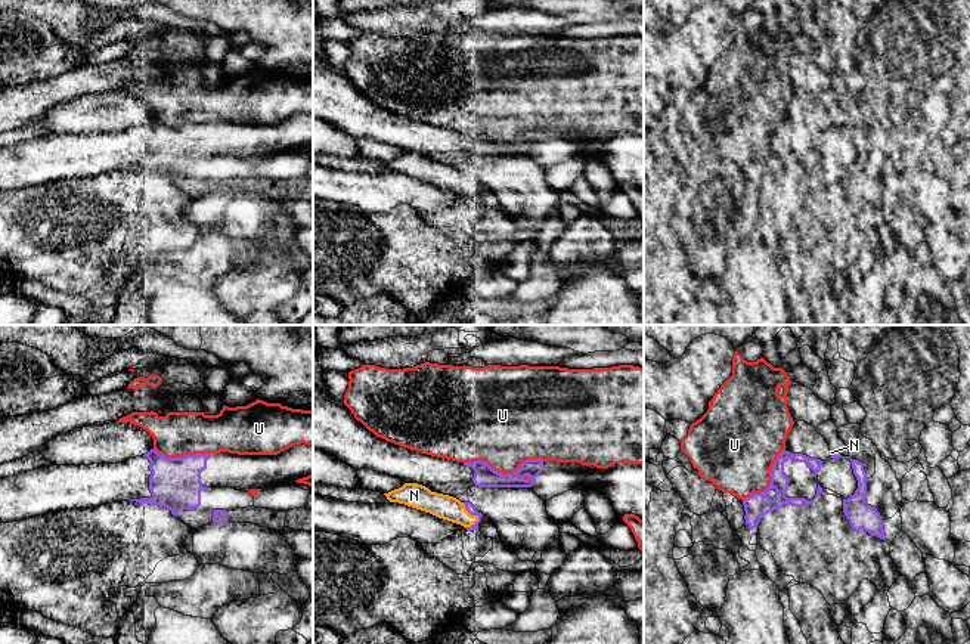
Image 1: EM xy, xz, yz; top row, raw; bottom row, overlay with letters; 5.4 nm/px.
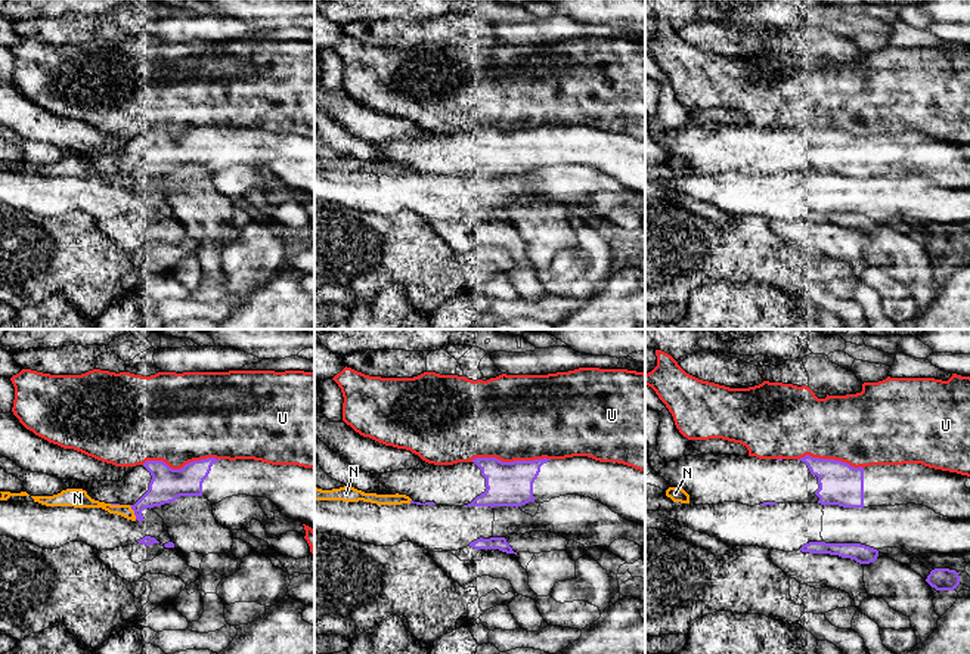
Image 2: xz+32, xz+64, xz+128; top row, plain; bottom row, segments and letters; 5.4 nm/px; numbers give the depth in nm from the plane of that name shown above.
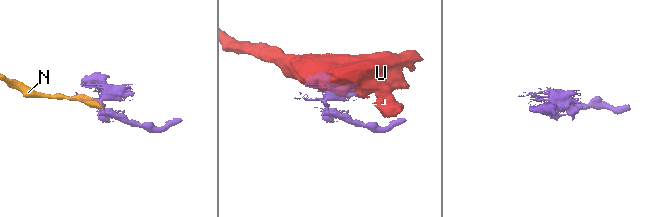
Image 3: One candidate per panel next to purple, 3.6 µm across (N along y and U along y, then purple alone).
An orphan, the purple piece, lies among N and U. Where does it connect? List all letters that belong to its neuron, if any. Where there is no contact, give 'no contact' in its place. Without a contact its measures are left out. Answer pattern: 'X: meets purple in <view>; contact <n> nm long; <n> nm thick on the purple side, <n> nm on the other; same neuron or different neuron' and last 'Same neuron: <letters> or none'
N: meets purple in xz; contact 150 nm long; 50 nm thick on the purple side, 130 nm on the other; different neuron
U: meets purple in xz; contact 440 nm long; 120 nm thick on the purple side, 440 nm on the other; different neuron
Same neuron: none

